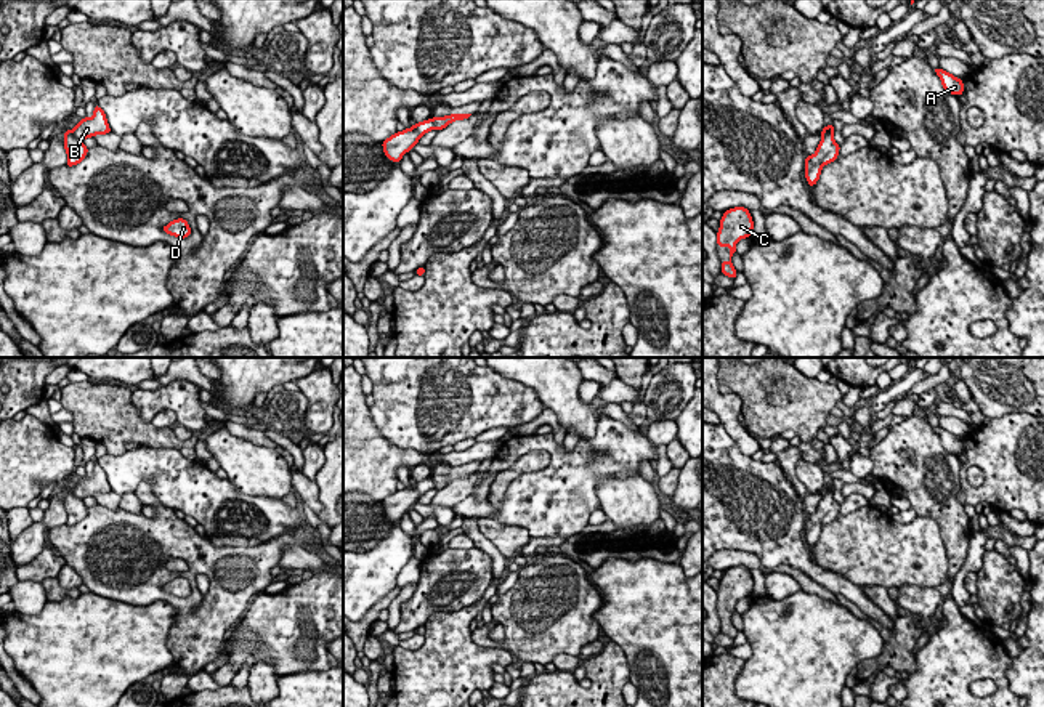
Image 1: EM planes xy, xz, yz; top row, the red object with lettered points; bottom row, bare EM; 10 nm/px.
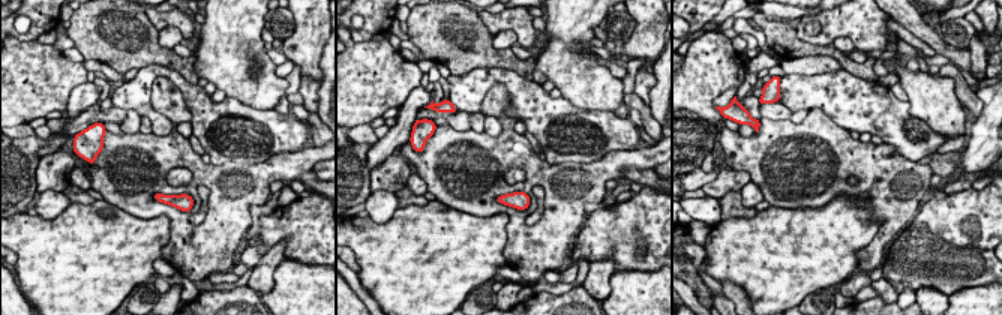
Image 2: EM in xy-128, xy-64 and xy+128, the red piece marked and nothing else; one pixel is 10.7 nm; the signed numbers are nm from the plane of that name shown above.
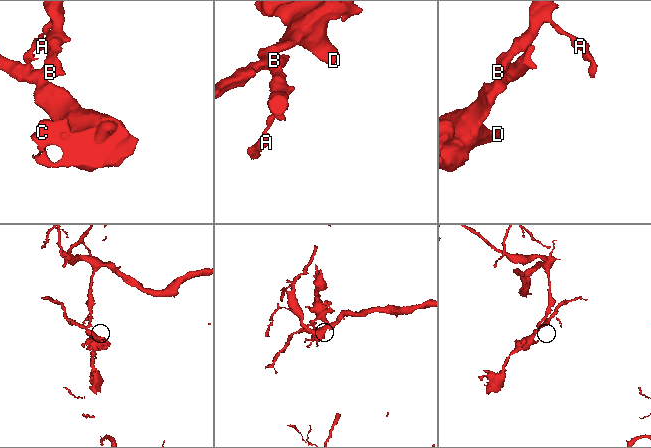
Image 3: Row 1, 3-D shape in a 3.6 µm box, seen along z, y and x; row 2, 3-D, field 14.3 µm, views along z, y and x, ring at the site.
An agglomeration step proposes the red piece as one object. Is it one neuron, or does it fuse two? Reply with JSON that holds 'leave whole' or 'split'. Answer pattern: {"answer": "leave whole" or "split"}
{"answer": "split"}

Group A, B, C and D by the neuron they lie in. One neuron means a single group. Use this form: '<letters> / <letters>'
A B / C D

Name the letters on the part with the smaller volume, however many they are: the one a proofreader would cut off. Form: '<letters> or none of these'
C, D

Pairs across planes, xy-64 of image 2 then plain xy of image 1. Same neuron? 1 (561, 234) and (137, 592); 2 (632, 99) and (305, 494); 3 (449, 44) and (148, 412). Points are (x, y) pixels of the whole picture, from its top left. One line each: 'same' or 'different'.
1: same
2: same
3: different

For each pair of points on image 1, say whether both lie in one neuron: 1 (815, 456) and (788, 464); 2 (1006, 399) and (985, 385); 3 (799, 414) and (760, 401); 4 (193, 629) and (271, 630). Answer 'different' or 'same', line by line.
1: same
2: same
3: same
4: different

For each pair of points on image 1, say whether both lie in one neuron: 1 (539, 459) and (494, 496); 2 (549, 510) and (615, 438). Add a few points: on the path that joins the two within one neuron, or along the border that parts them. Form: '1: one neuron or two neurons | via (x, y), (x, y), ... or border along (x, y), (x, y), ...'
1: one neuron | via (526, 464), (502, 483)
2: one neuron | via (570, 489), (600, 459), (610, 457)

